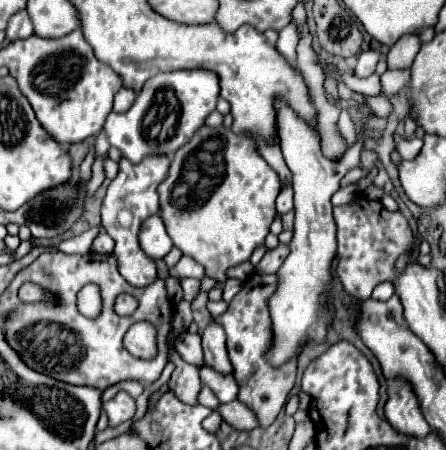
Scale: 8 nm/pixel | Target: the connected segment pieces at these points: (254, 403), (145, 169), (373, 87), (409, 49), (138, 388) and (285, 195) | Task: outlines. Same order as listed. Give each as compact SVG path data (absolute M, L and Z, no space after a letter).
M251 274L245 280L239 294L229 302L227 312L213 318L217 324L223 326L227 336L227 354L233 364L233 376L239 384L239 400L255 412L261 428L267 428L285 406L287 396L295 386L295 372L297 372L295 358L281 368L269 366L265 360L265 348L269 348L273 336L269 330L269 314L265 308L265 300L273 294L275 280L277 280L275 274Z
M147 156L139 164L131 164L129 160L121 158L119 174L109 184L107 194L103 198L103 206L101 206L103 228L115 240L113 256L117 258L119 274L125 280L129 280L129 284L135 288L145 288L145 286L153 284L153 280L157 278L155 262L149 260L149 256L145 256L145 252L141 252L141 248L137 244L137 232L145 218L159 214L157 186L161 184L161 180L165 180L167 168L169 168L169 156Z
M347 74L347 76L341 76L341 82L345 82L353 92L357 94L369 94L369 96L377 96L379 90L381 90L381 84L379 84L379 76L373 74L365 80L357 80L357 76L353 74Z
M413 34L403 36L387 54L387 70L409 68L413 62L413 56L417 56L419 48L421 48L421 42L417 36L413 36Z
M123 380L123 382L119 382L117 386L111 386L109 390L103 390L103 394L109 394L109 392L119 392L119 390L125 390L125 392L129 392L131 396L139 396L141 392L143 392L143 386L137 382L137 380Z
M283 186L281 194L277 196L277 212L285 214L289 210L293 210L293 190L287 188L287 186Z

